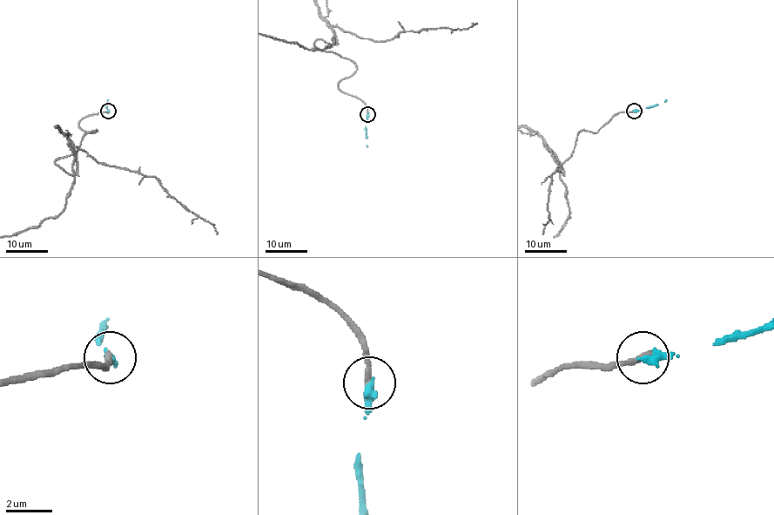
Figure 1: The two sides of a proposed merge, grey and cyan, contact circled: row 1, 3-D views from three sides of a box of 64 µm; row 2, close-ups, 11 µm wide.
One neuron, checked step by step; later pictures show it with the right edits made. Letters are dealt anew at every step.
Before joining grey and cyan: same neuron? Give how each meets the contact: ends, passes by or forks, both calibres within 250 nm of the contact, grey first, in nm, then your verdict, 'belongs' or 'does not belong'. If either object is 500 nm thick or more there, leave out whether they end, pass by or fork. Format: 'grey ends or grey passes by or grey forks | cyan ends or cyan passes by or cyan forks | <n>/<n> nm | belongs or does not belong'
grey ends | cyan ends | 260/360 nm | does not belong

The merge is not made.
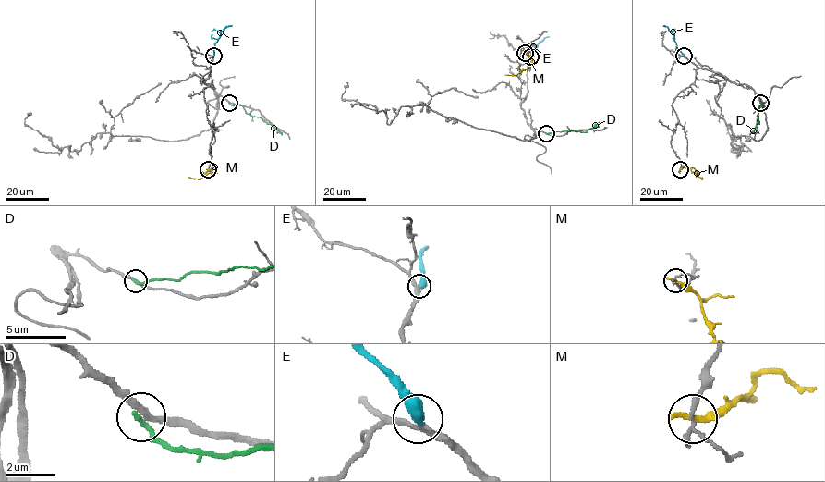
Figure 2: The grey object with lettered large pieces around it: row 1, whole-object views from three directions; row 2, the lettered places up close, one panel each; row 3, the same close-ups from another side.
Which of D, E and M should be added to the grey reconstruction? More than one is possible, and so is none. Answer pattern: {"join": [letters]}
{"join": ["E"]}

